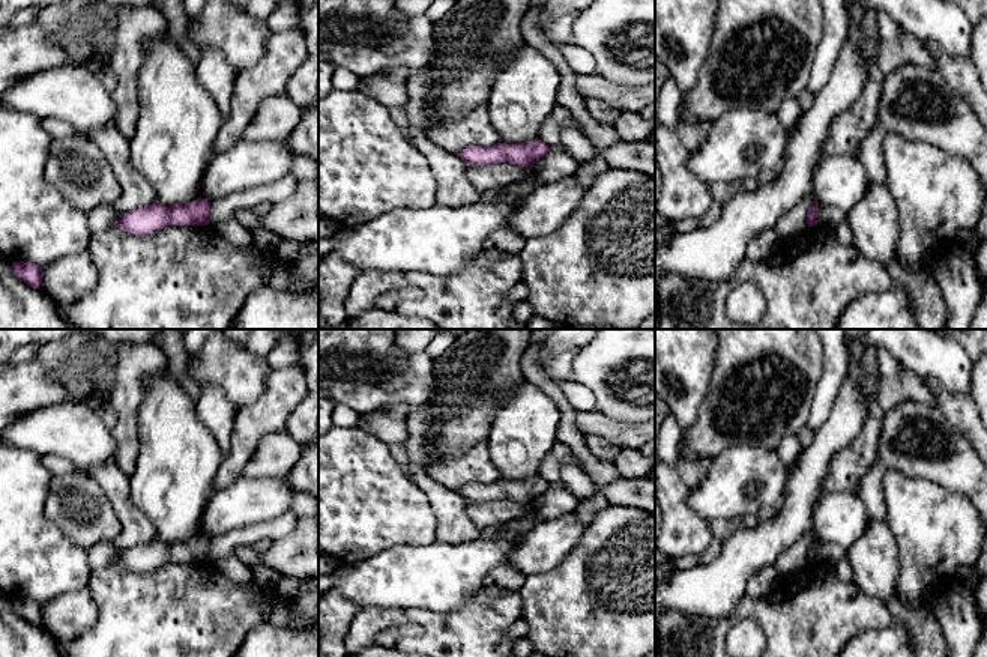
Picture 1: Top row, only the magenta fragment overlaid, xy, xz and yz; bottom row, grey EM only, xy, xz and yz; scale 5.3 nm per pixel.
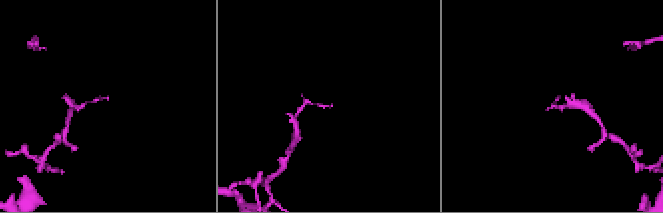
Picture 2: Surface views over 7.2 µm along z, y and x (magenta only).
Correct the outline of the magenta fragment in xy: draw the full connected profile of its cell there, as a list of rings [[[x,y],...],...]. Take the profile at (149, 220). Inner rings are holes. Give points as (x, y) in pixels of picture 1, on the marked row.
[[[197,198],[186,204],[167,207],[155,200],[150,206],[125,213],[116,229],[135,236],[153,235],[167,226],[206,226],[209,224],[210,201]]]

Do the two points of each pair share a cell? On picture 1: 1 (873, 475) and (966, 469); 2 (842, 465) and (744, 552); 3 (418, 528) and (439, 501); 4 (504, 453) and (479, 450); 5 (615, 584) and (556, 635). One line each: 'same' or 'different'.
1: same
2: different
3: different
4: different
5: same

